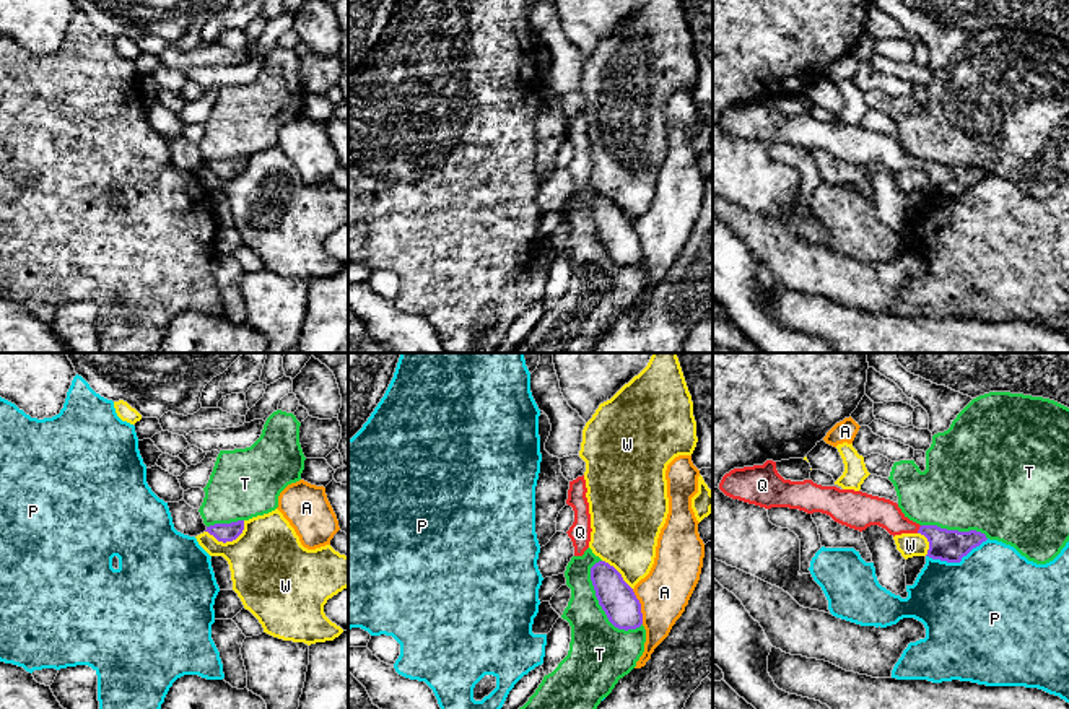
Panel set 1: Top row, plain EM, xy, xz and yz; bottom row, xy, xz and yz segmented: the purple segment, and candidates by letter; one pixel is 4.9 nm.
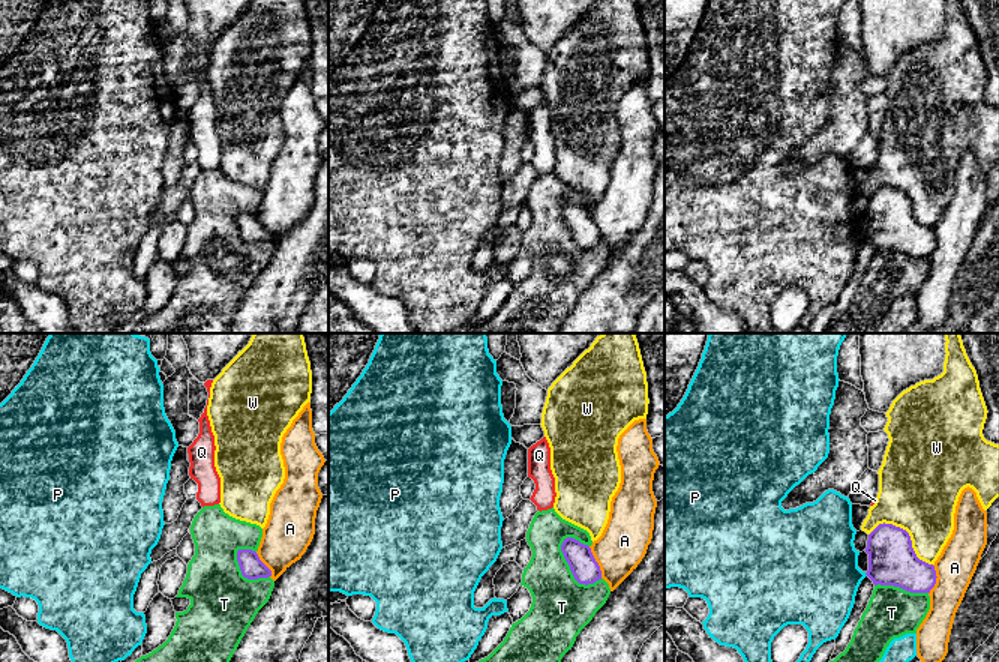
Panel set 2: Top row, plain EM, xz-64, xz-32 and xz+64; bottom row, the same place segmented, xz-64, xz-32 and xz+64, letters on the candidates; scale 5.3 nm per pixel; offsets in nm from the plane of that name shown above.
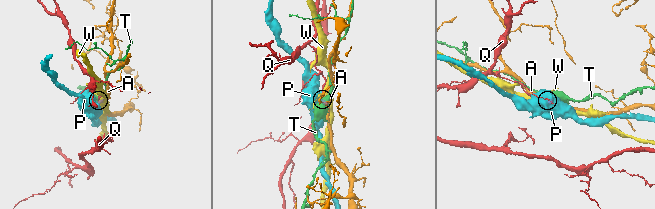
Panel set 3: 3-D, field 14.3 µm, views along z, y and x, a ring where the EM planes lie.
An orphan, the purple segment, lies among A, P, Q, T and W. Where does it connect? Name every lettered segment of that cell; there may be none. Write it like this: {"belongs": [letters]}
{"belongs": ["Q"]}

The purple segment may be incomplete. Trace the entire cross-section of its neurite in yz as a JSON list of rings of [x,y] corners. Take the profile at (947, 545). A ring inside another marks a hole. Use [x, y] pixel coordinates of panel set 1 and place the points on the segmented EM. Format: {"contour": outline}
{"contour": [[[776,462],[734,468],[726,473],[719,489],[732,498],[765,509],[789,507],[807,514],[822,512],[835,522],[854,530],[870,525],[885,528],[890,535],[921,533],[929,542],[927,555],[932,559],[960,563],[973,548],[986,542],[976,530],[958,532],[937,525],[919,525],[910,520],[897,502],[854,489],[822,486],[812,480],[784,480]]]}

